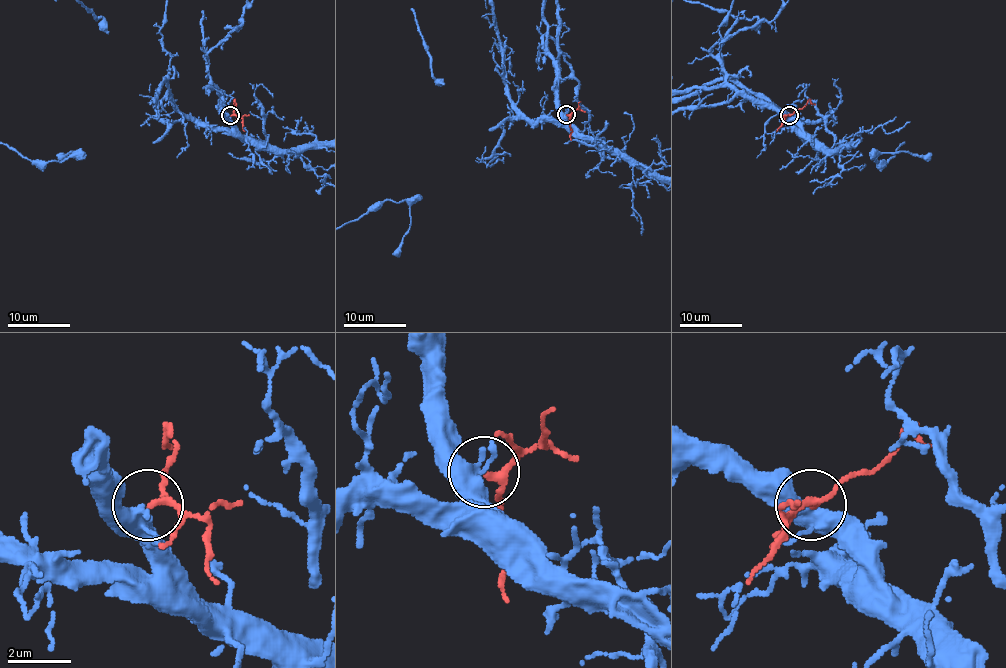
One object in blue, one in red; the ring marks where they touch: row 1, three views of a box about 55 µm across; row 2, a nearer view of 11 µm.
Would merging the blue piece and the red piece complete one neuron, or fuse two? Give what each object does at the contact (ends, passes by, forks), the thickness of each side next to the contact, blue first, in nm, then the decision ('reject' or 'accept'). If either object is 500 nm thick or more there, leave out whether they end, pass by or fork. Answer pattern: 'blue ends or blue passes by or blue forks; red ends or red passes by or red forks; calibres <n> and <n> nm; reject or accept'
blue passes by; red passes by; calibres 440 and 180 nm; accept

